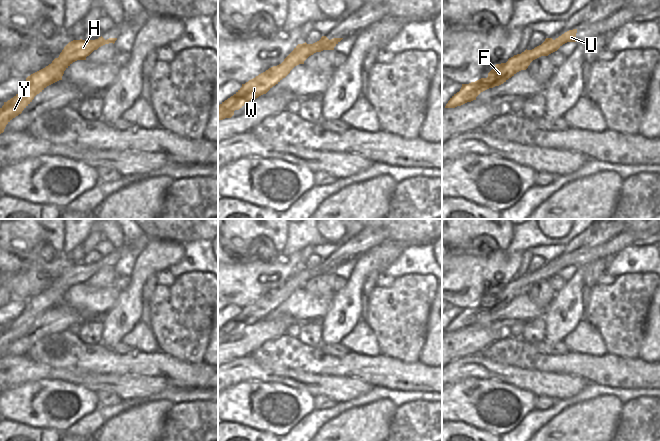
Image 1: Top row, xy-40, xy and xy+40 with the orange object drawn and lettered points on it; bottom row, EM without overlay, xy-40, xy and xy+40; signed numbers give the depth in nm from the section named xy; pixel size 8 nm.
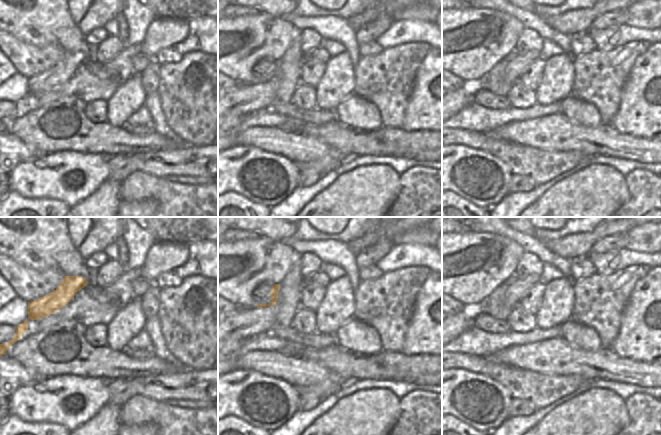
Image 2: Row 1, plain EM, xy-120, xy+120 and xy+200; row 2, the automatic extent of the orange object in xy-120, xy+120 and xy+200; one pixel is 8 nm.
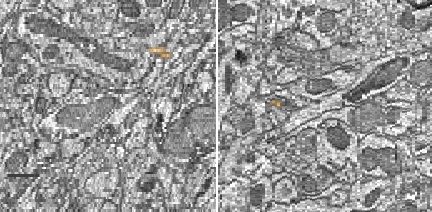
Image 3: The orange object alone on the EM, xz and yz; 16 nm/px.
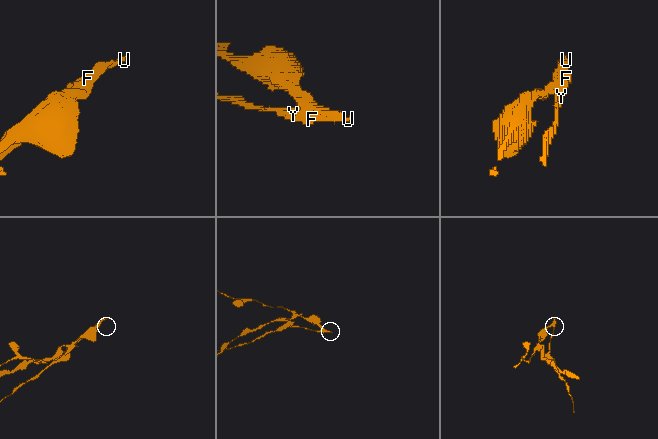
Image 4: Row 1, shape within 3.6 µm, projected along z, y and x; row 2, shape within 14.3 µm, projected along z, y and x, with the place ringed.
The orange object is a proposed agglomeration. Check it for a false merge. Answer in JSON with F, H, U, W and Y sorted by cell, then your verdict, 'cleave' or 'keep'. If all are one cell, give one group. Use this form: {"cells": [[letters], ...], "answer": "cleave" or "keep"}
{"cells": [["F", "U", "W", "Y"], ["H"]], "answer": "cleave"}

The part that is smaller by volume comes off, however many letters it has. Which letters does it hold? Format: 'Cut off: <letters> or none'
Cut off: F, U, W, Y

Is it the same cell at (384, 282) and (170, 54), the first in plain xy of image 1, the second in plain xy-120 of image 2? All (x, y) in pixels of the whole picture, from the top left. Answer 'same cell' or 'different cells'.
same cell

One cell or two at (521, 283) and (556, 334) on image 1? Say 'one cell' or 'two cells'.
two cells

